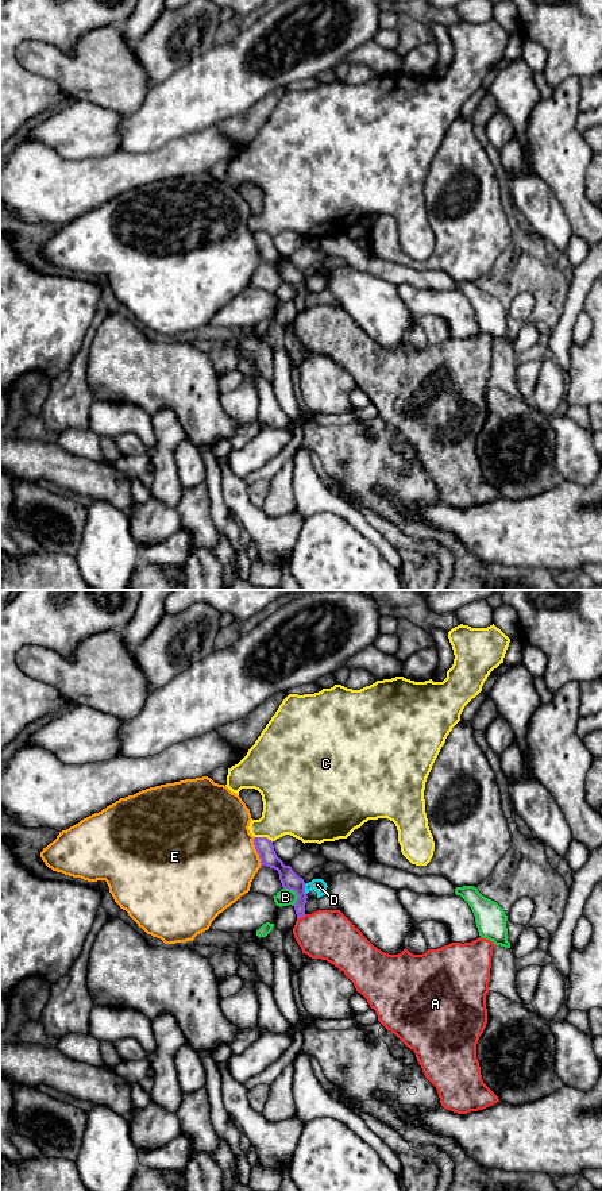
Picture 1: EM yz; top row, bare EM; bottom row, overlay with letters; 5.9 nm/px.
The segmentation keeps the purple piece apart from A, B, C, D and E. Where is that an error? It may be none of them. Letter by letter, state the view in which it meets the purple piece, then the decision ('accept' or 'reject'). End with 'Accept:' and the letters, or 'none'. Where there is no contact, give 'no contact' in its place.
A: yz | reject
B: yz | reject
C: yz | reject
D: yz | reject
E: yz | reject
Accept: none

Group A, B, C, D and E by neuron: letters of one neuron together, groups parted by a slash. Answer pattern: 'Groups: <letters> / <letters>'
Groups: A / B / C / D / E

